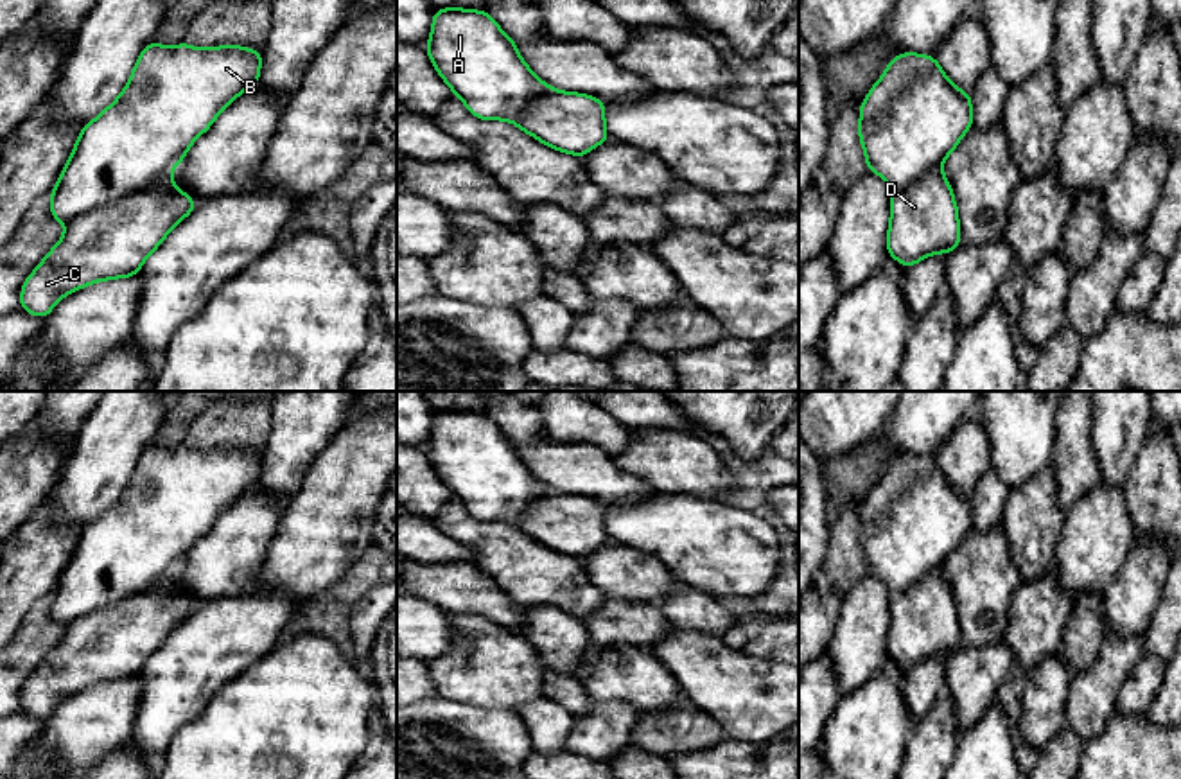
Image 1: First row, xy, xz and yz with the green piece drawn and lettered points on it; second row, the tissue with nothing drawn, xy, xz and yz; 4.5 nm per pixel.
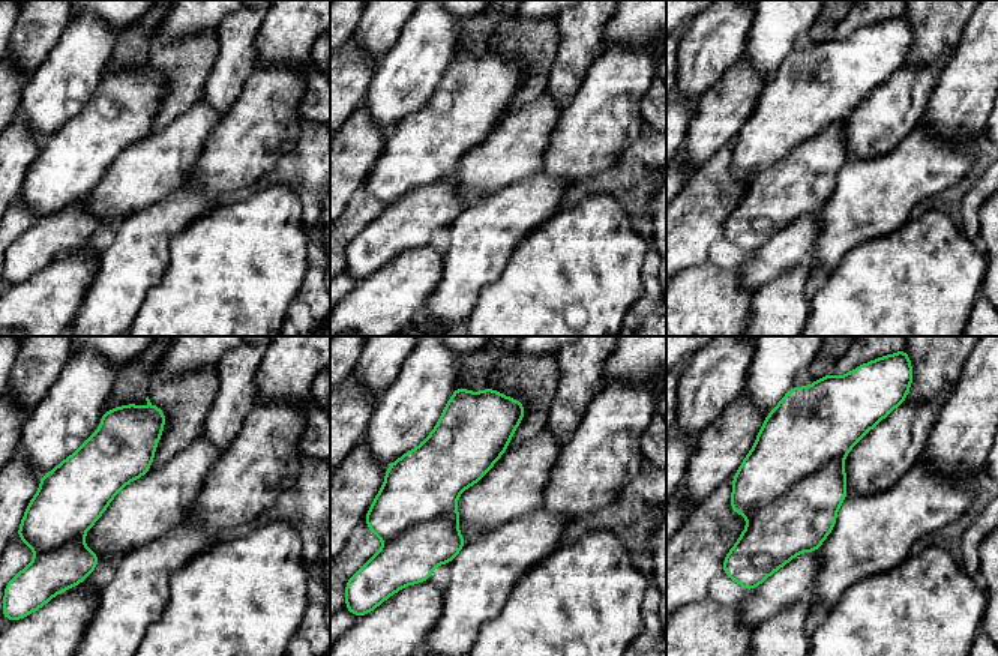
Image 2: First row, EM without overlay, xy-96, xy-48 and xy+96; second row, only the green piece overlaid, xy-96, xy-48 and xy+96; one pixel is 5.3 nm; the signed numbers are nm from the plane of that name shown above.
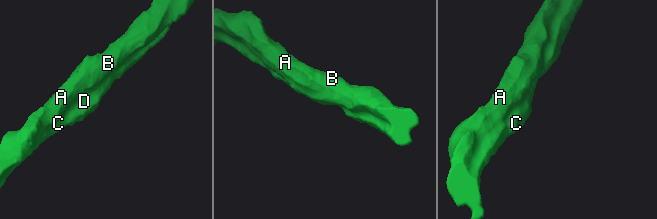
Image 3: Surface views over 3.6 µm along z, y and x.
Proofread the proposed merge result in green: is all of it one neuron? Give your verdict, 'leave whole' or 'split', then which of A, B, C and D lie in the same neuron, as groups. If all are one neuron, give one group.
split; A B / C D

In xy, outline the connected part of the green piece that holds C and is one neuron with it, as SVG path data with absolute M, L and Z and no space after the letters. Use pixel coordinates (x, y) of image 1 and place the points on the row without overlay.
M165 576L68 625L59 644L25 680L20 711L47 720L63 698L81 689L138 677L167 635L196 610L196 601L172 582Z

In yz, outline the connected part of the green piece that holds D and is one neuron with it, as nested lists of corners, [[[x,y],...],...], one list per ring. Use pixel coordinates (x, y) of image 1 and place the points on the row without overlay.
[[[942,567],[890,600],[887,653],[905,671],[960,648],[958,610]]]

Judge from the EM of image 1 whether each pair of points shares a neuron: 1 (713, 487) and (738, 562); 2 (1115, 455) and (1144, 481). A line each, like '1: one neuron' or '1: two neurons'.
1: two neurons
2: two neurons

